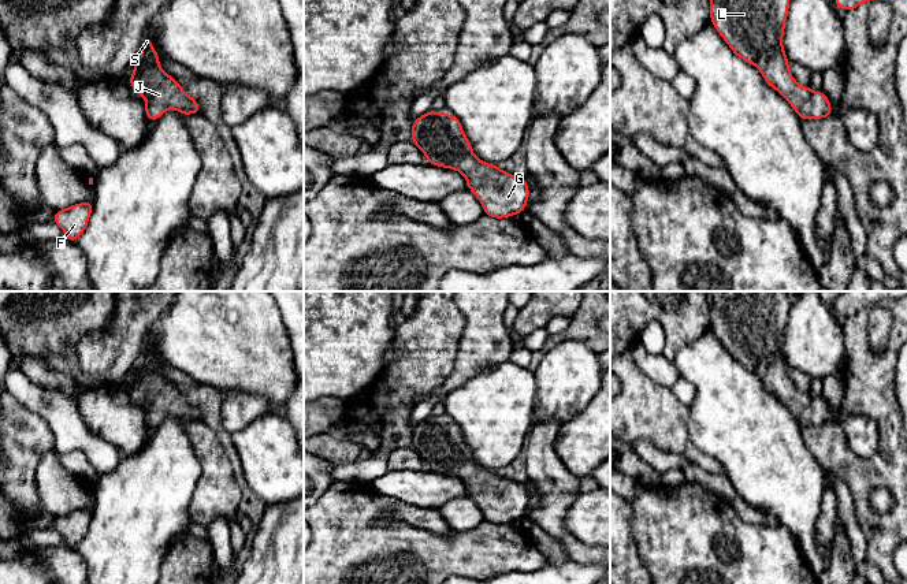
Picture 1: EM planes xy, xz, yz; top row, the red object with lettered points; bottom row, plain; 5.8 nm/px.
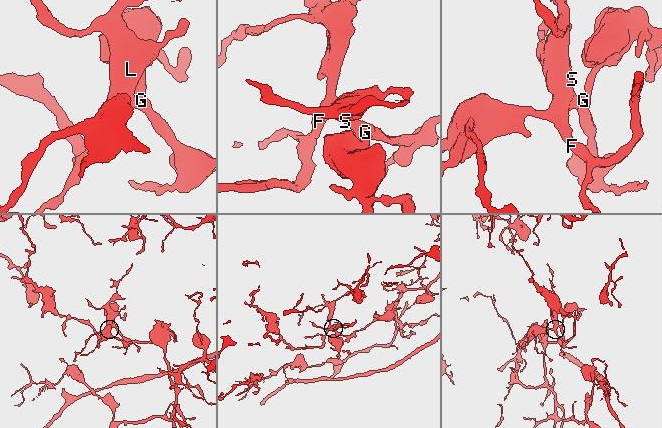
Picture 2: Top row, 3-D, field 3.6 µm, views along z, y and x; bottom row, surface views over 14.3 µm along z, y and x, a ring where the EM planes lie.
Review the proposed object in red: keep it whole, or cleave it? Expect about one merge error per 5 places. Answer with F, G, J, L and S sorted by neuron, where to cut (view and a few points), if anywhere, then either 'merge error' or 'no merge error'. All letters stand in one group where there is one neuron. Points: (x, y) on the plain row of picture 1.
F G J L S | no cut | no merge error

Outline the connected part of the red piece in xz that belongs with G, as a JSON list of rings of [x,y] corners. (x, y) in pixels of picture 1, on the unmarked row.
[[[423,420],[412,429],[410,447],[427,462],[428,470],[461,479],[486,522],[503,525],[524,518],[529,503],[524,483],[477,465],[456,421]]]

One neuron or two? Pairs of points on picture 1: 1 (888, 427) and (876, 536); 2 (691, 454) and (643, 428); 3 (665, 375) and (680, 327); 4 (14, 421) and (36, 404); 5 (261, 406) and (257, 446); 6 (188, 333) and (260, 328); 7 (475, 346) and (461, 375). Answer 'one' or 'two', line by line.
1: one
2: one
3: two
4: two
5: two
6: one
7: one

